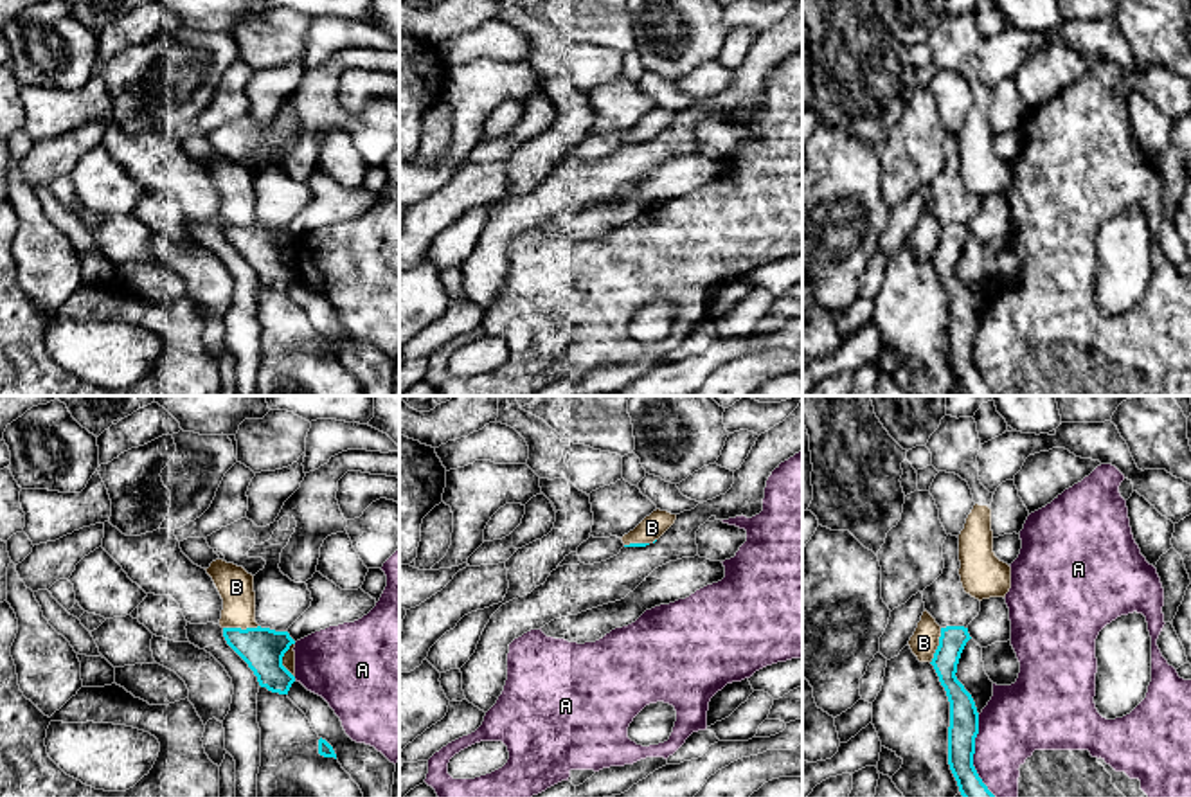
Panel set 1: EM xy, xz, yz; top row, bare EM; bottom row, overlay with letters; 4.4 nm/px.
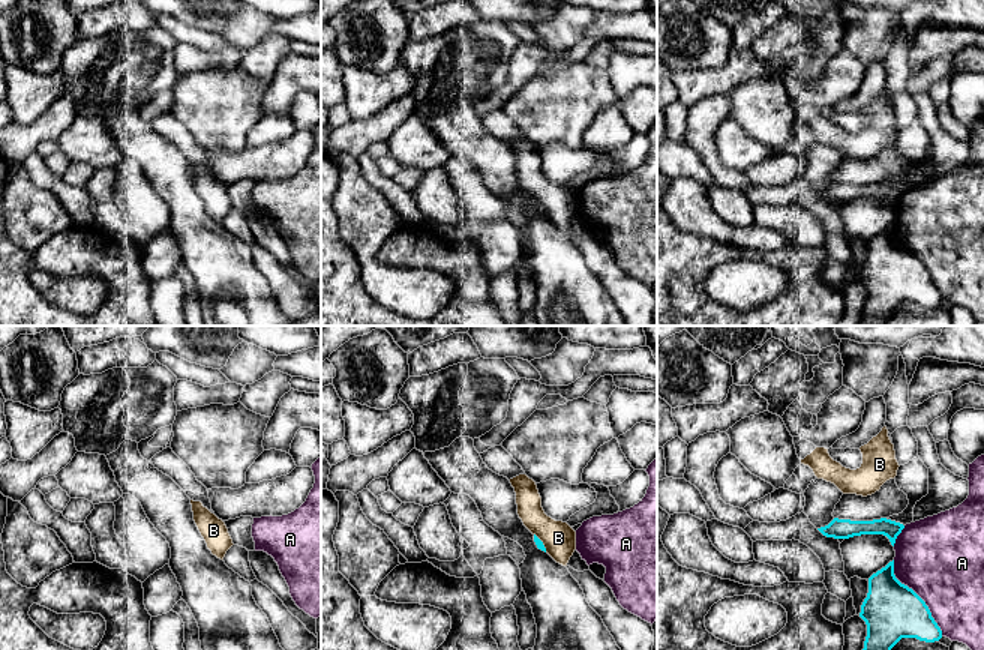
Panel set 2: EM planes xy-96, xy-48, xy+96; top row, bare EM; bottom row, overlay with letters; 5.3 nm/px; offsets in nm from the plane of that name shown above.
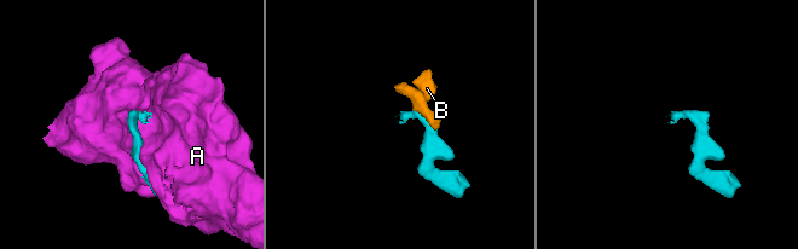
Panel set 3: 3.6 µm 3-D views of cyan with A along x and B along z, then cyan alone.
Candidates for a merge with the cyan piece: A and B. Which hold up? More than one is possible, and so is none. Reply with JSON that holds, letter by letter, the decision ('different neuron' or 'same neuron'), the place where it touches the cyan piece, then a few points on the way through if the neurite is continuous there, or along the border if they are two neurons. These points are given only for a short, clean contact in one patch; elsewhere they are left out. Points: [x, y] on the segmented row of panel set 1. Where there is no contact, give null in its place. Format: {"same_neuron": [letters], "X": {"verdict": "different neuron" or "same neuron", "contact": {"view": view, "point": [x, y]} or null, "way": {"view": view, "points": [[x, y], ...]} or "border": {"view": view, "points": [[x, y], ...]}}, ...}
{"same_neuron": [], "A": {"verdict": "different neuron", "contact": {"view": "yz", "point": [972, 756]}}, "B": {"verdict": "different neuron", "contact": {"view": "xy", "point": [240, 628]}, "border": {"view": "xy", "points": [[258, 625], [223, 628]]}}}

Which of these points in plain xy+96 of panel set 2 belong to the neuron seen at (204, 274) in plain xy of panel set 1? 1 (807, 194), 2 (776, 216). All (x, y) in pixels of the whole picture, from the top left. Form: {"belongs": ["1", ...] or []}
{"belongs": ["1"]}

